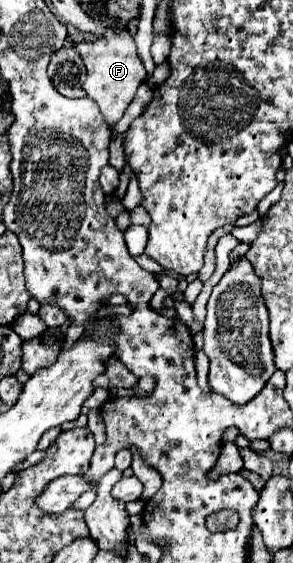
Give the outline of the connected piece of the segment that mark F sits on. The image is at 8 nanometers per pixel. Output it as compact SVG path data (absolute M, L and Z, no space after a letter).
M107 27L107 33L101 39L74 43L73 46L76 51L79 51L79 55L87 67L87 79L83 83L83 89L99 105L107 125L113 127L123 117L127 105L133 101L137 87L147 77L143 61L137 53L137 45L131 37L129 29L115 31L115 27Z

